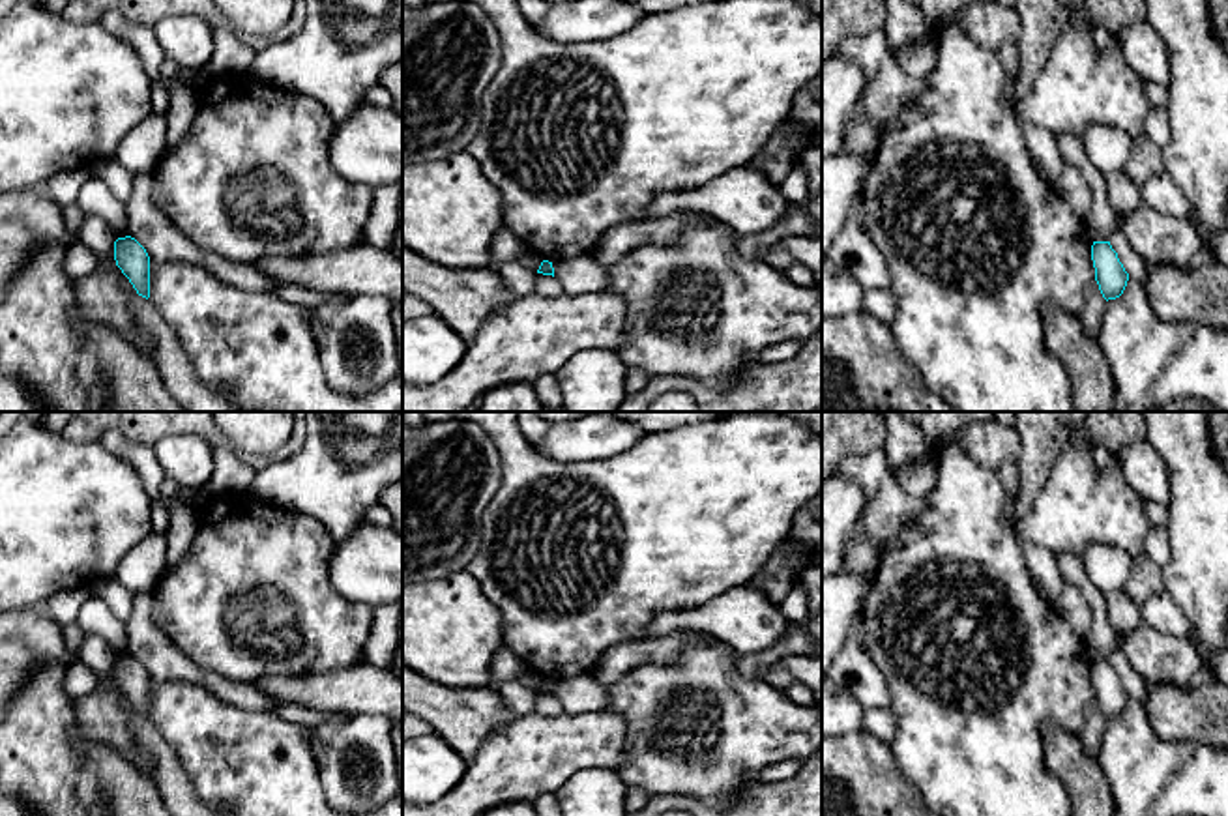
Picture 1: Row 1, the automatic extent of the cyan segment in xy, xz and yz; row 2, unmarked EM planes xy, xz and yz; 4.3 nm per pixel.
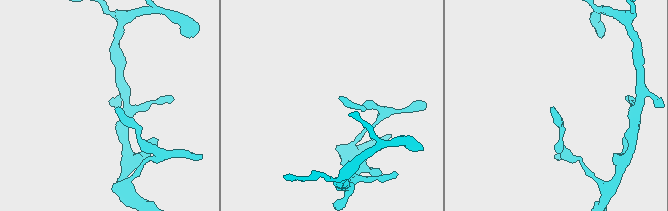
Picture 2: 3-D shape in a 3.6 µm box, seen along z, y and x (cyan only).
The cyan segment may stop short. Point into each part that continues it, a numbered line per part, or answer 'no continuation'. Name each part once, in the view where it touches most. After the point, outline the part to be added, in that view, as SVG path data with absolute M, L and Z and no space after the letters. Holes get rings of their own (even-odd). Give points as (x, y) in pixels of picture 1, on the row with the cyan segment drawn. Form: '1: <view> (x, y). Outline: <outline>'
no continuation

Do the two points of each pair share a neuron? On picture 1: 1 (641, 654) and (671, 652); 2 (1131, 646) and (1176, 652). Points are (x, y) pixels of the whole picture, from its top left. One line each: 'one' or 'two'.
1: one
2: one

